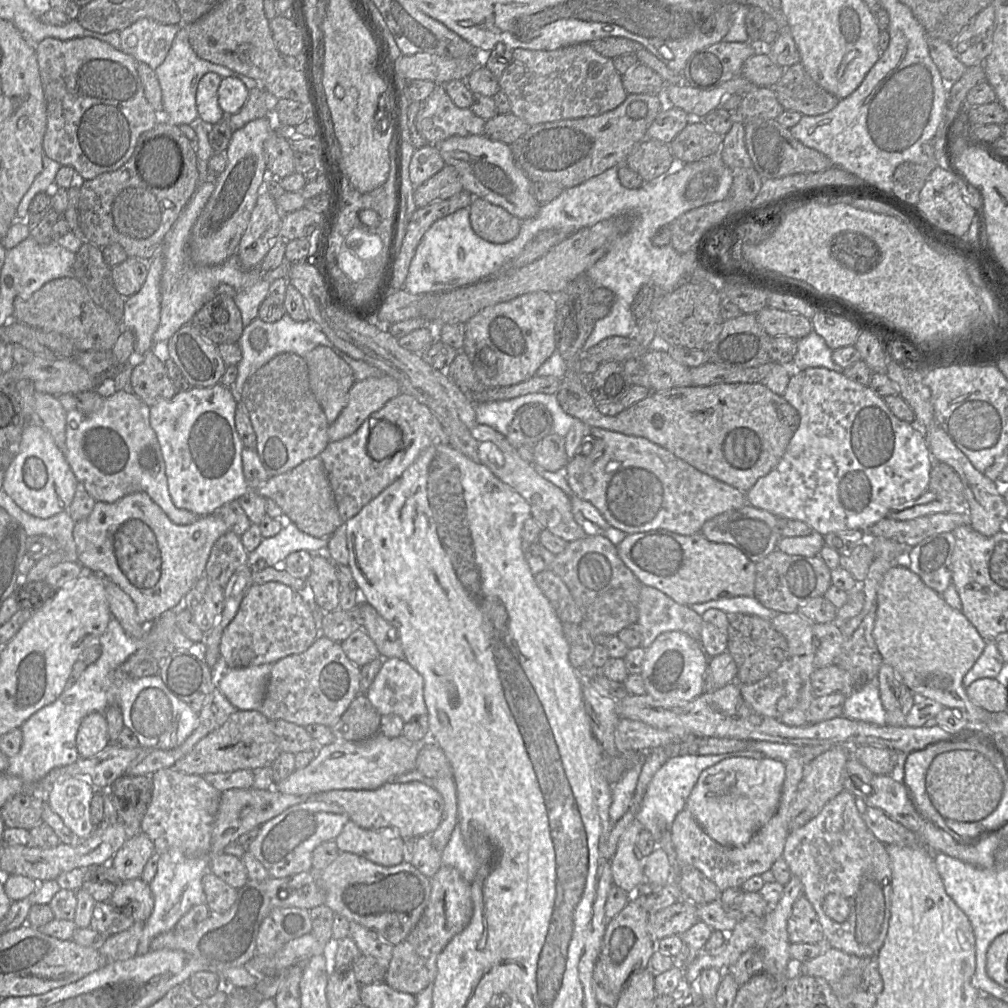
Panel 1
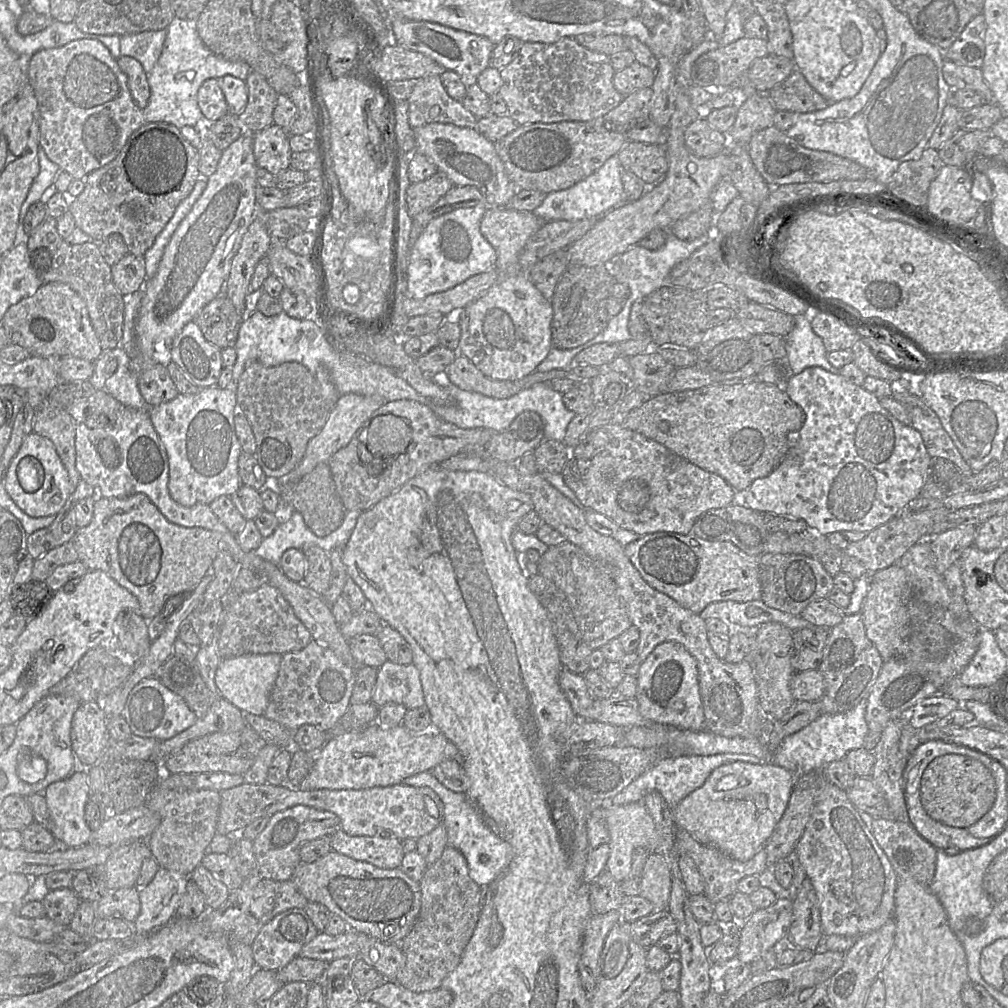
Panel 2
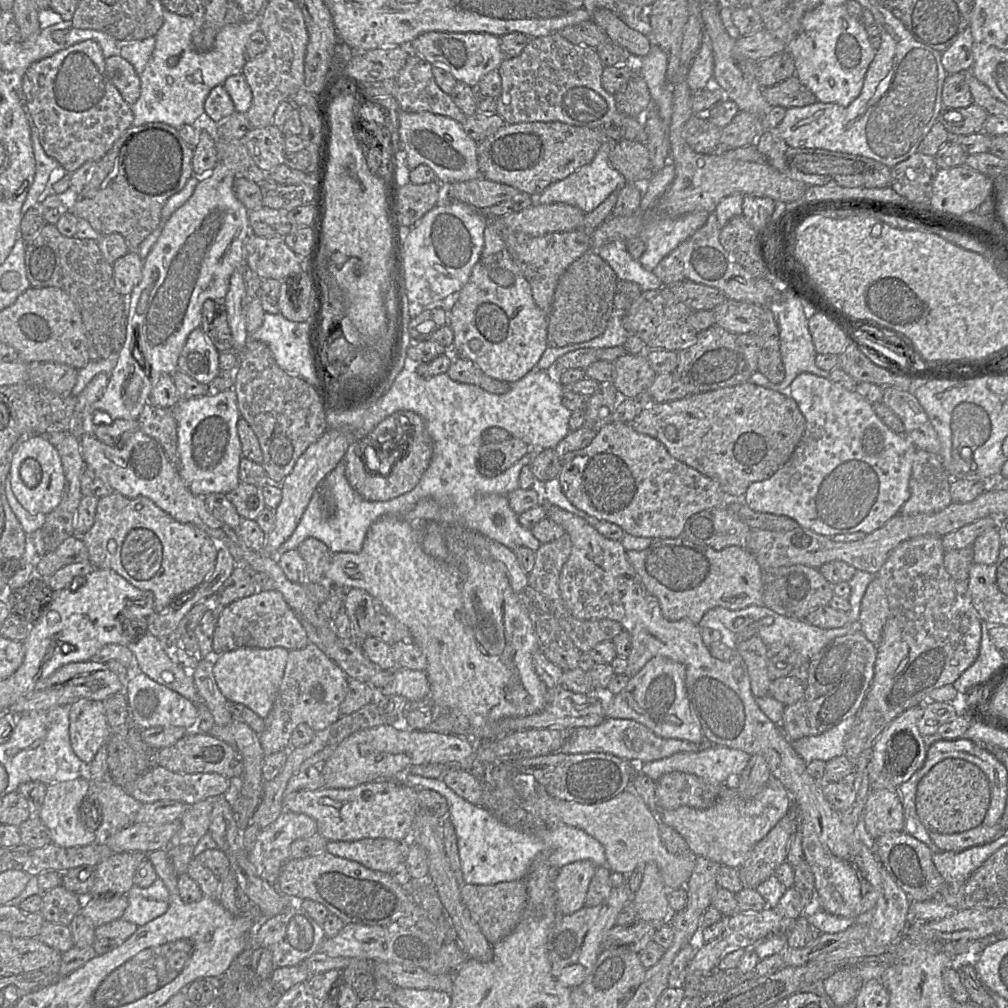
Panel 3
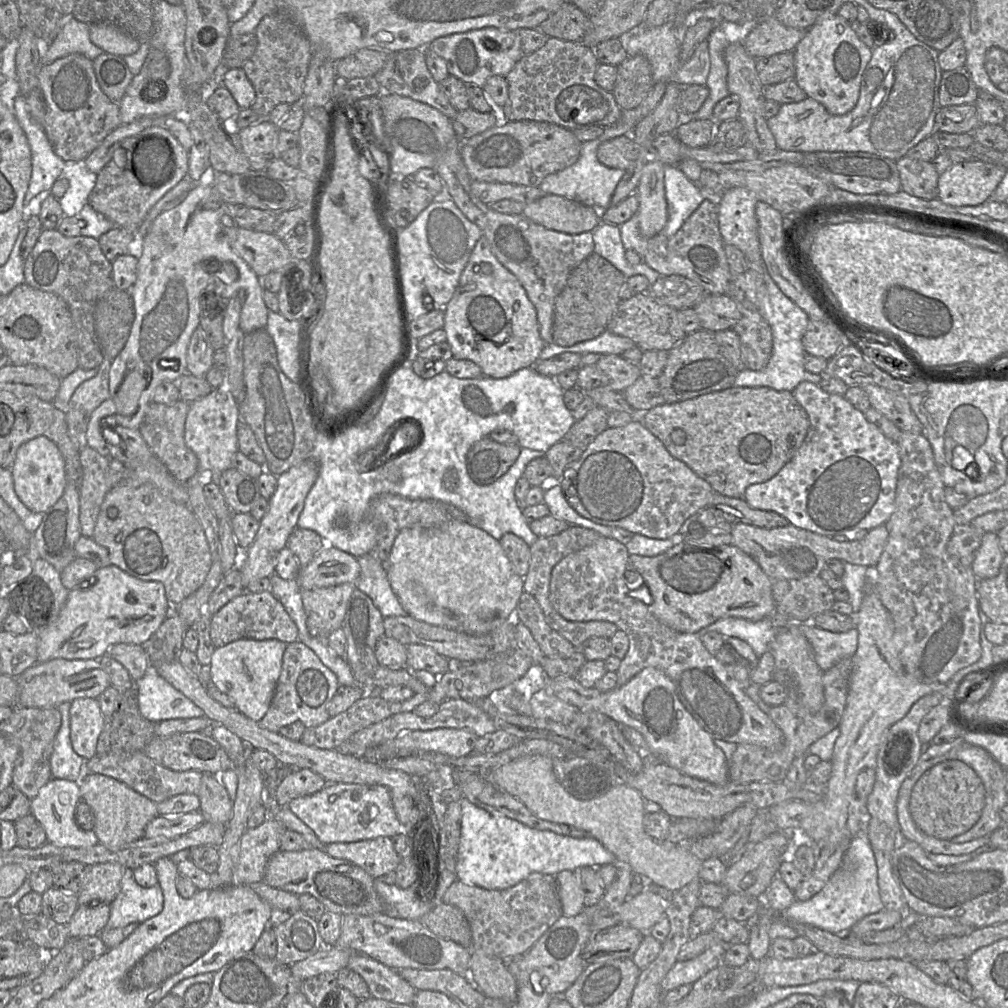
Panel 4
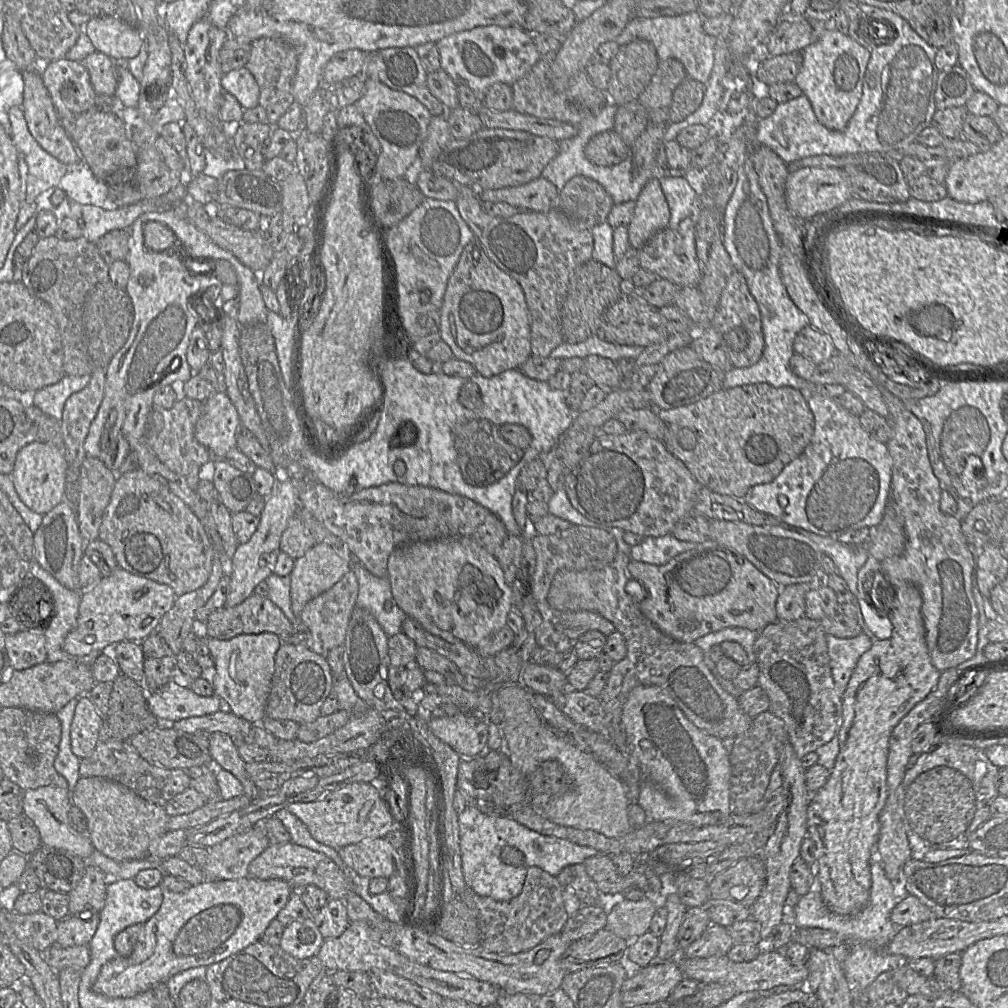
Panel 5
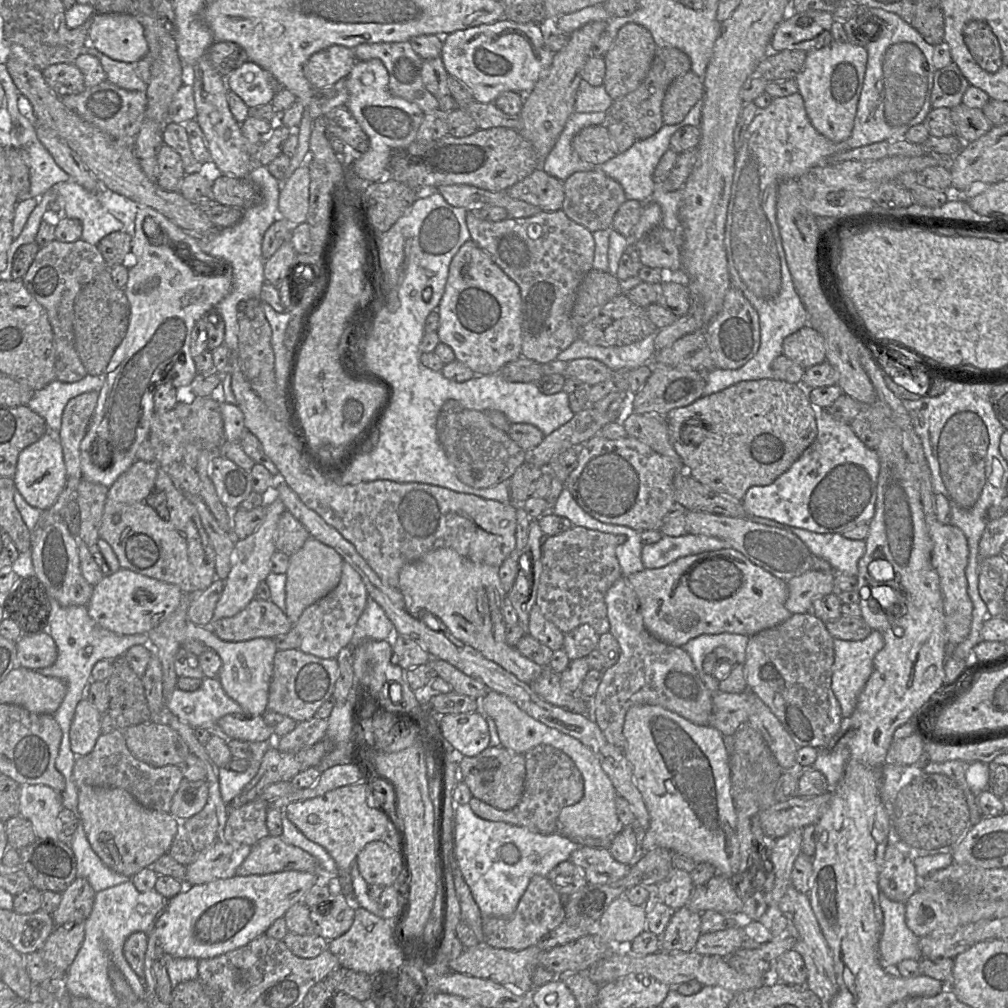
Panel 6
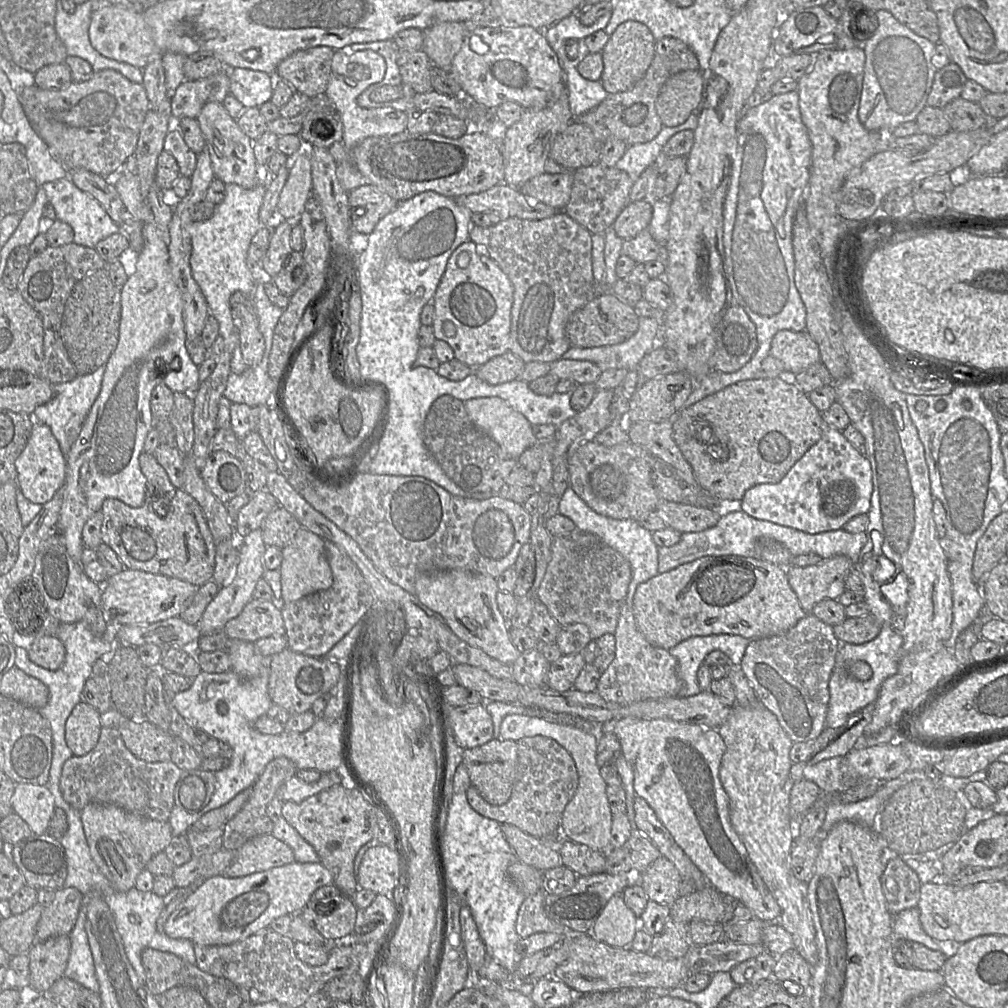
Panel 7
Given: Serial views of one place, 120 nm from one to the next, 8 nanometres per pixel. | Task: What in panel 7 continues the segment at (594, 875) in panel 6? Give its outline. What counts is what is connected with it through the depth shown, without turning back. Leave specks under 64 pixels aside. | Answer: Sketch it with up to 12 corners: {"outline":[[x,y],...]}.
{"outline":[[562,837],[562,865],[577,876],[604,872],[605,852]]}

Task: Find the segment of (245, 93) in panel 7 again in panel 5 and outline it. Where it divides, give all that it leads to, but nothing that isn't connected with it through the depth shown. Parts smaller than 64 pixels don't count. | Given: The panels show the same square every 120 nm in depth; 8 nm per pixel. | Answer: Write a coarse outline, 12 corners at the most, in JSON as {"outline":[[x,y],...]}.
{"outline":[[245,66],[223,74],[225,91],[244,110],[259,105],[259,86]]}

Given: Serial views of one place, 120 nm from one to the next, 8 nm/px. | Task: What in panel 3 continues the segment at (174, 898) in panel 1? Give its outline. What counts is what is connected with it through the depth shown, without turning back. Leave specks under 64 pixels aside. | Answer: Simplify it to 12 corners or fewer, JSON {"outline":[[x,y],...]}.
{"outline":[[159,877],[147,888],[132,886],[121,919],[143,926],[169,908]]}

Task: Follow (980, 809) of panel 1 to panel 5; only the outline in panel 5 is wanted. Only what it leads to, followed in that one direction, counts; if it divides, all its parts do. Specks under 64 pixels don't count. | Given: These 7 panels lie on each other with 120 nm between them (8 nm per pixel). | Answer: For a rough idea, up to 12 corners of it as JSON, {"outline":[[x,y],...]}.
{"outline":[[947,766],[905,793],[905,817],[932,844],[964,833],[971,782]]}

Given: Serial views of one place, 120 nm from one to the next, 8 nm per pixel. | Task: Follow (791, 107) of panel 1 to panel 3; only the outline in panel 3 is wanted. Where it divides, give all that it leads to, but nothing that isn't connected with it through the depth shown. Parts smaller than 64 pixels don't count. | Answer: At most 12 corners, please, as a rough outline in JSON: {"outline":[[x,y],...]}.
{"outline":[[795,75],[763,88],[771,107],[786,109],[817,102]]}

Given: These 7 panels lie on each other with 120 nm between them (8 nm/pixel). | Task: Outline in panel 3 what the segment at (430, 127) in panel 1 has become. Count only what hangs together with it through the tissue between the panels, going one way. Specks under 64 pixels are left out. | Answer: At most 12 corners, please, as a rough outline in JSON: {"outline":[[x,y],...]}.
{"outline":[[411,53],[395,78],[402,111],[466,115],[437,85],[432,66]]}

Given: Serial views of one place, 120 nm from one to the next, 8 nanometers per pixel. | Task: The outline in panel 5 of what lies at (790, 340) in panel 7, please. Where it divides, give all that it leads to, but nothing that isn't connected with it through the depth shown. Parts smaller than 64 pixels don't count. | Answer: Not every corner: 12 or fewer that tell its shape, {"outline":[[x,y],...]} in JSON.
{"outline":[[810,324],[793,342],[795,354],[819,365],[832,357],[829,338]]}

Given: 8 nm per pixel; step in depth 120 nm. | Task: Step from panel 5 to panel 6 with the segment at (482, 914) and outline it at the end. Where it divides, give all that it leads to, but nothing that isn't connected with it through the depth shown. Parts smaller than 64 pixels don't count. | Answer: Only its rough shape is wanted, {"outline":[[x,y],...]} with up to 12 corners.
{"outline":[[531,878],[508,918],[483,917],[483,942],[519,951],[565,918],[560,894]]}

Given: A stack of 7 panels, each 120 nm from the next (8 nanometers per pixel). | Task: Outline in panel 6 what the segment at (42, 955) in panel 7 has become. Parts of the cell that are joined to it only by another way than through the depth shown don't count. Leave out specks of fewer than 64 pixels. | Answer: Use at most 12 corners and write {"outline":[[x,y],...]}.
{"outline":[[83,922],[56,927],[39,951],[67,972],[82,946]]}

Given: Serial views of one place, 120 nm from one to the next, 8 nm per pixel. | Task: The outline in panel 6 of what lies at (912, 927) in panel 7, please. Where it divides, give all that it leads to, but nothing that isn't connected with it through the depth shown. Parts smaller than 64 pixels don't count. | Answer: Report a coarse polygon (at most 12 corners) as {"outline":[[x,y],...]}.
{"outline":[[881,891],[880,965],[895,971],[920,960],[920,937],[907,927],[905,903]]}

